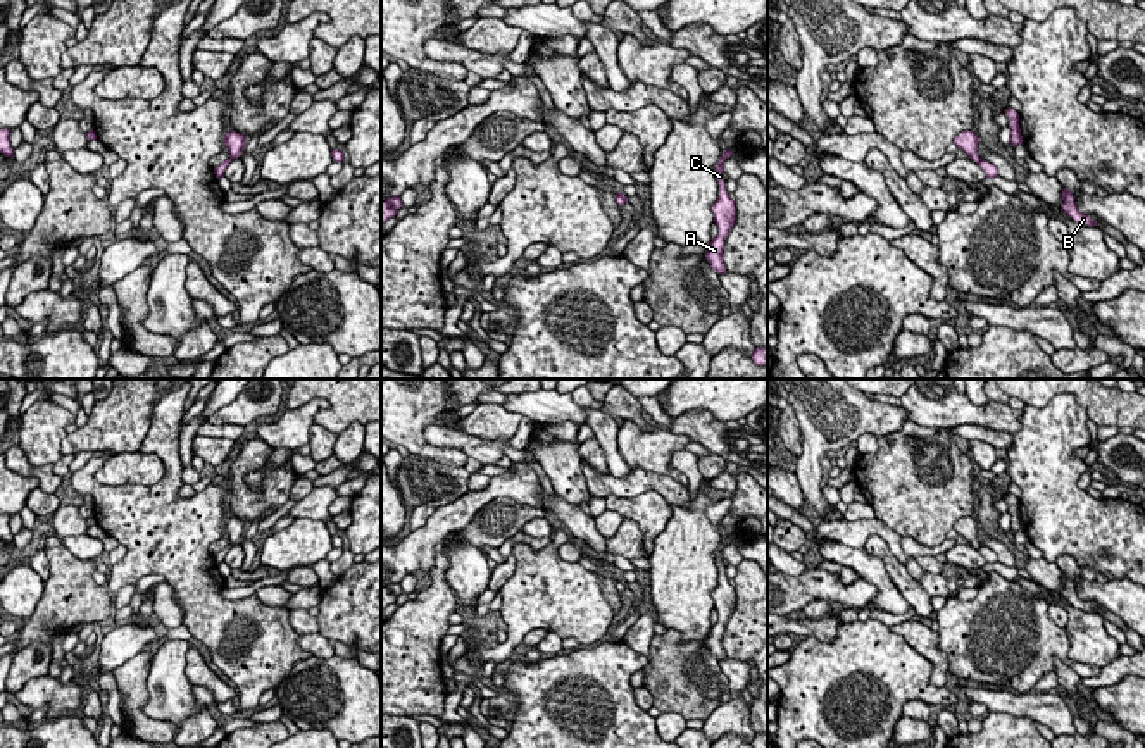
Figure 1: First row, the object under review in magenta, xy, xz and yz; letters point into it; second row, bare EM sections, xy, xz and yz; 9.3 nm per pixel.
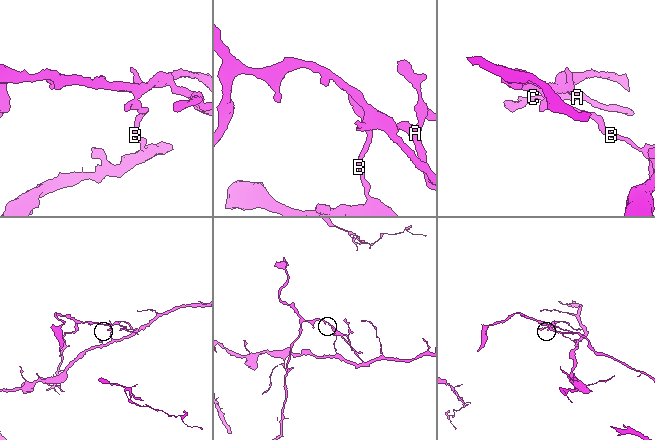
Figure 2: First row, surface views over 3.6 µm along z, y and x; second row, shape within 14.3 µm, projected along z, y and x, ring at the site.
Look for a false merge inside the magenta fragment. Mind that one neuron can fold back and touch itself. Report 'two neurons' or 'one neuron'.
two neurons

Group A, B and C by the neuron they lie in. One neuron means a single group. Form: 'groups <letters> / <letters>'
groups A C / B

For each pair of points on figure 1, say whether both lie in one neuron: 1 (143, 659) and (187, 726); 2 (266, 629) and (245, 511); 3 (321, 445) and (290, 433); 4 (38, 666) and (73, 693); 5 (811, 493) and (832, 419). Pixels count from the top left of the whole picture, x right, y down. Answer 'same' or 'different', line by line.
1: different
2: different
3: different
4: different
5: same

